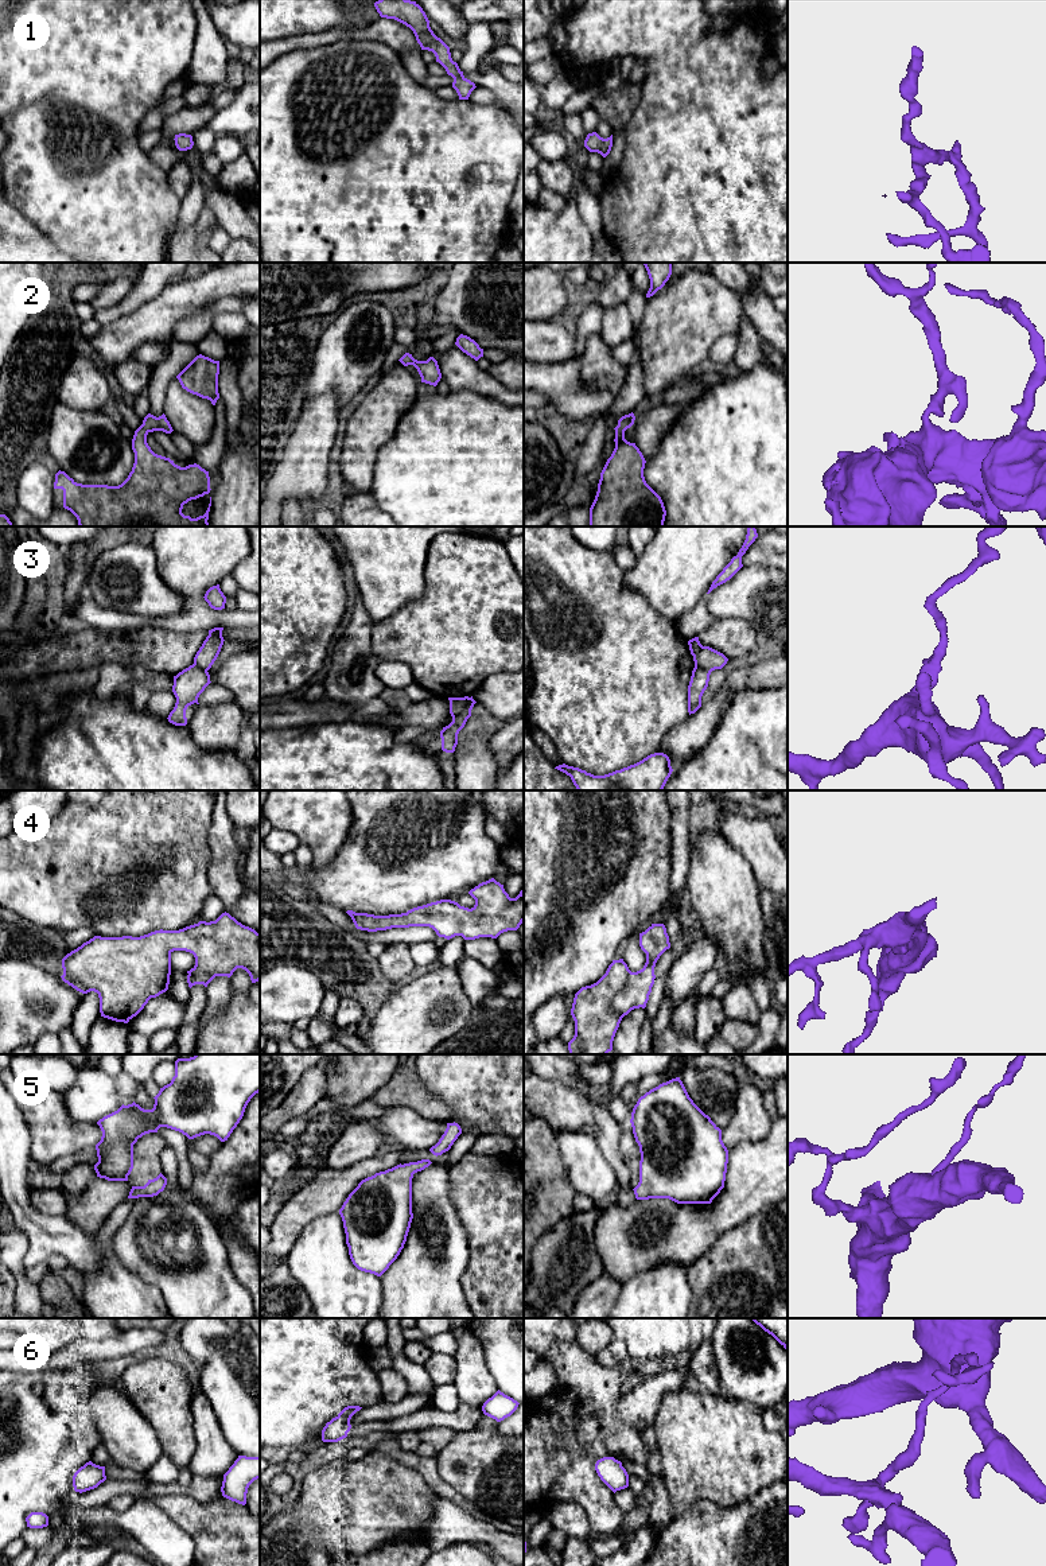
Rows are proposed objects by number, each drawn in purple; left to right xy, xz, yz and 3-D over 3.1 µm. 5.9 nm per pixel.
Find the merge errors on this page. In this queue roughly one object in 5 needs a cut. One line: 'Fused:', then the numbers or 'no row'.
Fused: 3

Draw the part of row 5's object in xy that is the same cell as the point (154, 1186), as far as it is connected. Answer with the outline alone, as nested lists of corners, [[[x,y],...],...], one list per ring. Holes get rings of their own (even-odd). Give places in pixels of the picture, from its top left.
[[[160,1173],[156,1178],[148,1180],[144,1186],[132,1186],[128,1198],[153,1197],[164,1190],[167,1178]]]

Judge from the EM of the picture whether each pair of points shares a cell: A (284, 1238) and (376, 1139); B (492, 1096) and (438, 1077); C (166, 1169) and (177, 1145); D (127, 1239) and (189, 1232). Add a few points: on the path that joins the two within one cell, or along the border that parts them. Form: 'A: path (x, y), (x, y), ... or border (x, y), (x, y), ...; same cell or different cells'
A: border (376, 1157), (360, 1160), (343, 1169), (323, 1168); different cells
B: path (478, 1083), (473, 1077), (451, 1077); same cell
C: border (168, 1146), (177, 1160), (178, 1182); different cells
D: path (142, 1239), (174, 1239); same cell

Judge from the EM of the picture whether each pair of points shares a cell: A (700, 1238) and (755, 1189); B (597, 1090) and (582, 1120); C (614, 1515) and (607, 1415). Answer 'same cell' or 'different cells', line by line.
A: same cell
B: different cells
C: same cell

